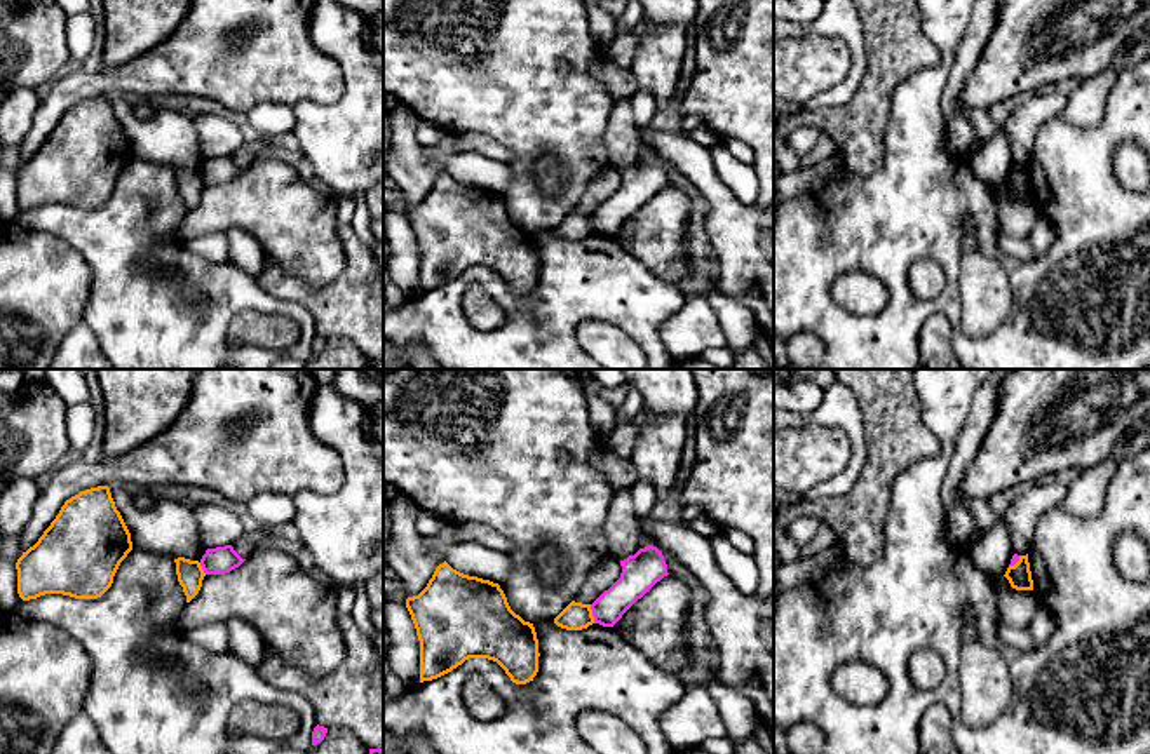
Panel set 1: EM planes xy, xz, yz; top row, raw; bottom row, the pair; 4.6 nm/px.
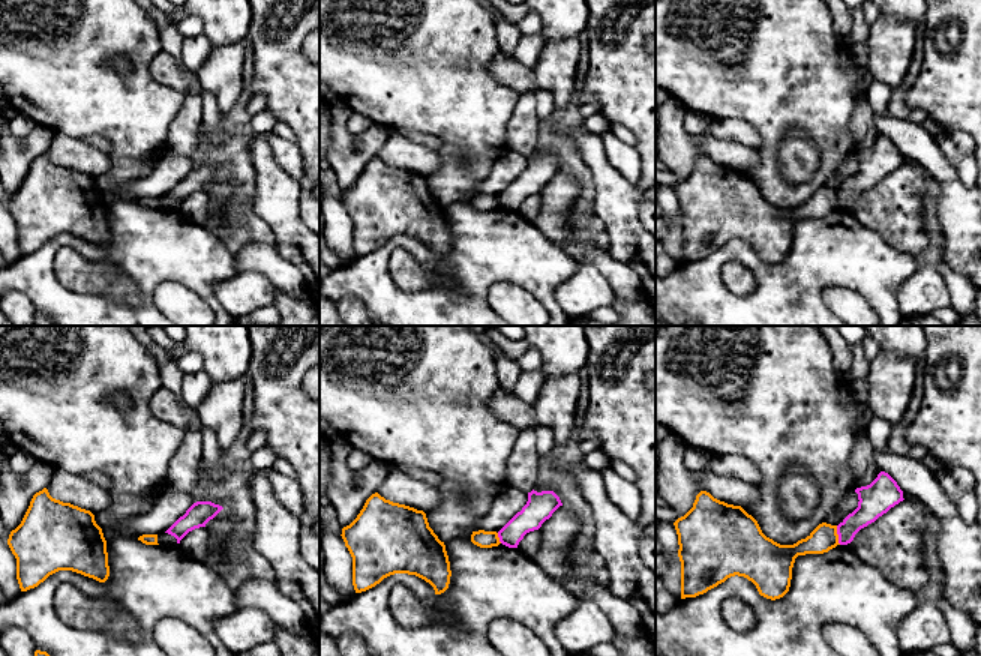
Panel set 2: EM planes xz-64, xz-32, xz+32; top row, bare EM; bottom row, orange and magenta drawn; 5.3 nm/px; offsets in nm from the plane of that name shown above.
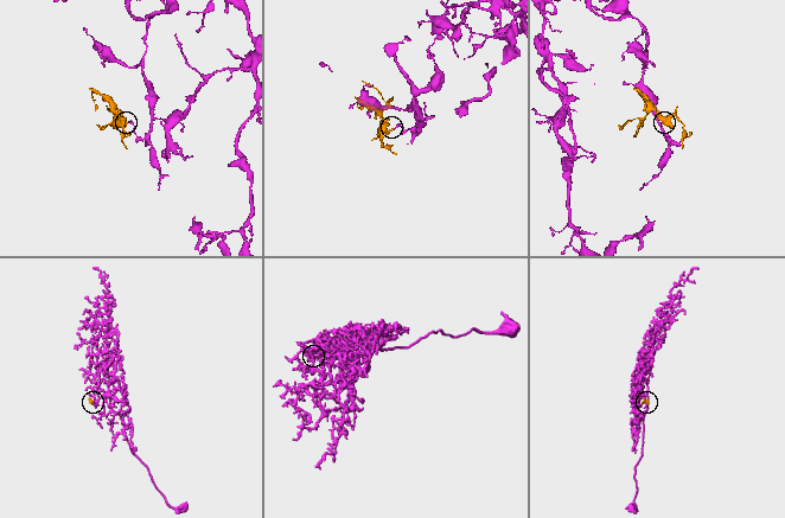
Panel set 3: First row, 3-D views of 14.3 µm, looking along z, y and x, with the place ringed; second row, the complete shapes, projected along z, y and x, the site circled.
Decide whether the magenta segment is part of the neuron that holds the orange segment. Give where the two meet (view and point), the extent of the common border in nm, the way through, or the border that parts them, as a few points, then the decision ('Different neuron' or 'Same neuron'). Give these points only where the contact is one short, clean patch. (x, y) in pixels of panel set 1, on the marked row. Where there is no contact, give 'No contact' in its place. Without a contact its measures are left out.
Touches orange at xz (591, 613). Shared border 90 nm. Boundary: xz (589, 605), (595, 622). Different neuron

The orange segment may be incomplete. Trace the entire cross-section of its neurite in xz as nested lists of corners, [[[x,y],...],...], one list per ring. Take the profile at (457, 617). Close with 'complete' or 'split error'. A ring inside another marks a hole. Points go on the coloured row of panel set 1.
[[[439,564],[427,587],[406,599],[420,641],[420,683],[469,658],[497,662],[516,684],[538,672],[533,623],[516,615],[498,583]]]; complete

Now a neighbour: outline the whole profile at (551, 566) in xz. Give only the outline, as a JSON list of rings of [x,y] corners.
[[[544,545],[531,557],[537,576],[542,585],[558,585],[568,571],[568,559],[556,549]]]

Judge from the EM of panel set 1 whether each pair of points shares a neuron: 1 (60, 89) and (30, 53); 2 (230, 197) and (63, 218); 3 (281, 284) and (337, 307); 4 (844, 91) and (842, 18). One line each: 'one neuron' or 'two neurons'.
1: two neurons
2: two neurons
3: one neuron
4: one neuron

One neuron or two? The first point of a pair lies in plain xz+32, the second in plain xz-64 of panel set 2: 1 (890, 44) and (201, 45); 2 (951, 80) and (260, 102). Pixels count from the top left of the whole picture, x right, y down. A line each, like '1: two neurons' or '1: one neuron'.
1: two neurons
2: two neurons

